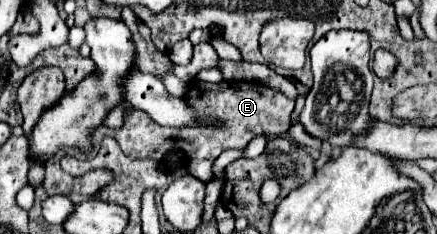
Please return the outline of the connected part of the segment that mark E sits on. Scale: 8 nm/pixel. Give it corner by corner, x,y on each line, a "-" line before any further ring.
215,82
207,84
205,88
189,90
183,100
197,112
197,116
217,116
217,120
225,120
225,128
163,128
153,122
151,116
145,116
145,112
125,108
123,126
111,130
111,134
129,158
163,160
169,150
183,152
189,160
189,174
201,182
209,182
213,178
211,166
223,150
245,150
249,140
259,134
285,134
291,126
291,112
295,106
295,102
281,90
261,82

